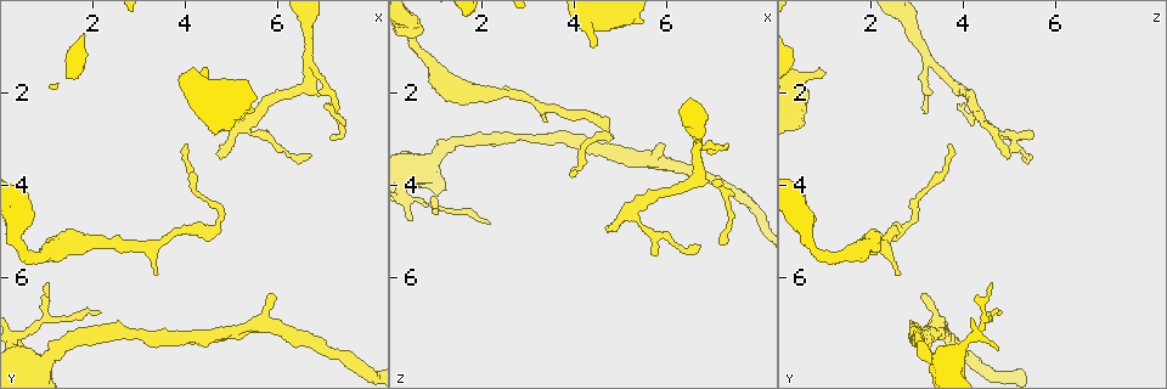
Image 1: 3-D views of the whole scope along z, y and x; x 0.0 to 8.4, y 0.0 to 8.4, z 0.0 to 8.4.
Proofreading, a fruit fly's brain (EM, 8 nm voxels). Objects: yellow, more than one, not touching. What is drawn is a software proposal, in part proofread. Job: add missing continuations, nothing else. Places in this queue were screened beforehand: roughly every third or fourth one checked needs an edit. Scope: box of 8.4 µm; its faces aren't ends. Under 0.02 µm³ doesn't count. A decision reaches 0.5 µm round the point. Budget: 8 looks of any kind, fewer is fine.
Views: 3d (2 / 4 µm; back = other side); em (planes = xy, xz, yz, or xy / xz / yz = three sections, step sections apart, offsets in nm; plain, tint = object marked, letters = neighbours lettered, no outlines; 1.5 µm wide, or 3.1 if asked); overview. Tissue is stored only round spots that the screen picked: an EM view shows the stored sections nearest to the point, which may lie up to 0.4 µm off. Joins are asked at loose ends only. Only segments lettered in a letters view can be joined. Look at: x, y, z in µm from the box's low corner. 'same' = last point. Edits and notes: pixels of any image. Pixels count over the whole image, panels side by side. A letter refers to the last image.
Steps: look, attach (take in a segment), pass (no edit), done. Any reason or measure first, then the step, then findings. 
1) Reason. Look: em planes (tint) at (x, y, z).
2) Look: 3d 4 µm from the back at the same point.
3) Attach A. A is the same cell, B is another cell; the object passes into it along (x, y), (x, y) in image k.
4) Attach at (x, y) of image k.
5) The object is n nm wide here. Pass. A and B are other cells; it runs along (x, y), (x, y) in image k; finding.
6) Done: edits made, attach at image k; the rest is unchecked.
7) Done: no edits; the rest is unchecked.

Thin end. Look: 3d 2 µm at (5.75, 2.80, 5.55).

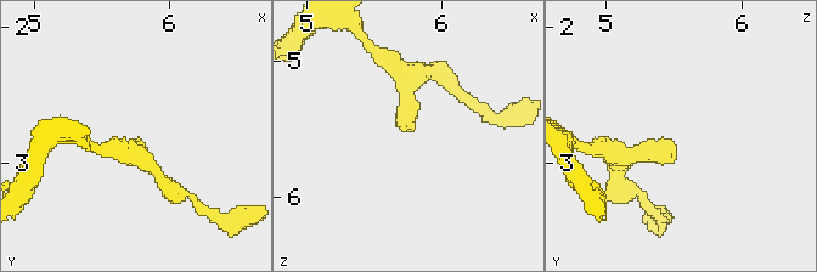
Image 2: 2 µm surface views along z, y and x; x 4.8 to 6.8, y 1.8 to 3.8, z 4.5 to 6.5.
Look: em xy step 8 (tint) at (5.68, 2.86, 5.50).

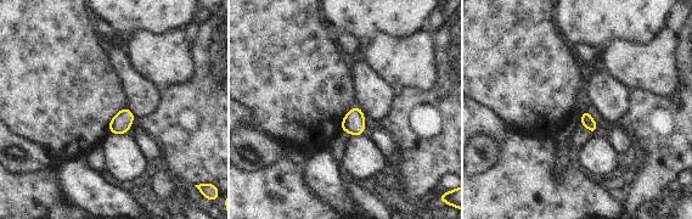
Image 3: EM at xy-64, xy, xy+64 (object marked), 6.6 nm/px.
Cut it another way. Look: em planes (letters) at the same point.

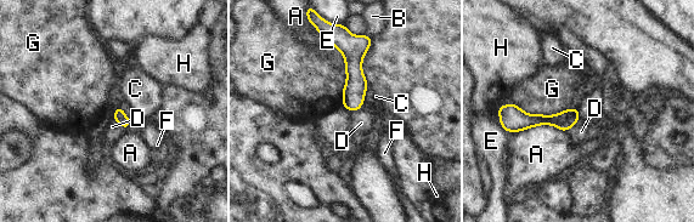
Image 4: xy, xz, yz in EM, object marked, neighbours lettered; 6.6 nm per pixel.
The object is 80 nm wide here; the longest contact is with G, 460 nm. Pass. A, B, C, D, E, F, G and H are other cells; none of them fits.

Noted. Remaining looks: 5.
Thin end. Look: 3d 2 µm at (7.30, 2.40, 3.25).

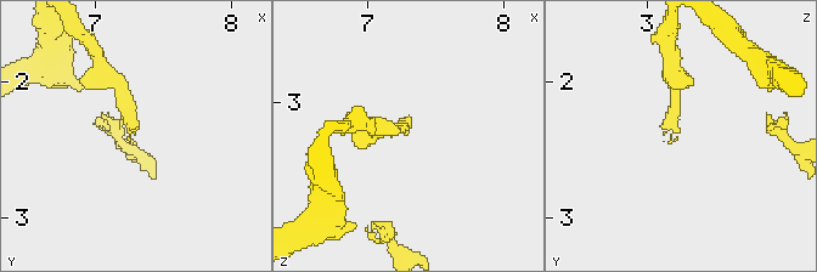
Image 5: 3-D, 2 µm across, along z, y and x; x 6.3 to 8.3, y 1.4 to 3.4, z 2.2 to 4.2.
Shape alone is not enough. Look: em yz step 8 (letters) at (7.26, 2.40, 3.20).

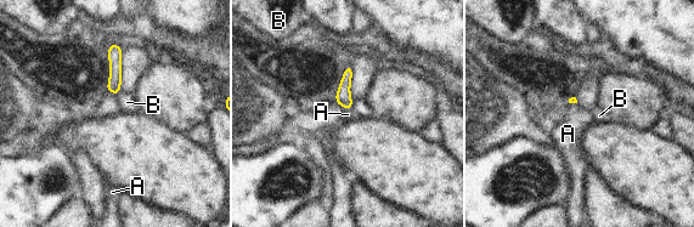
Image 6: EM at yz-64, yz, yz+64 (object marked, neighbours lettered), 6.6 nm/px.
Another direction. Look: em planes (letters) at the same point.

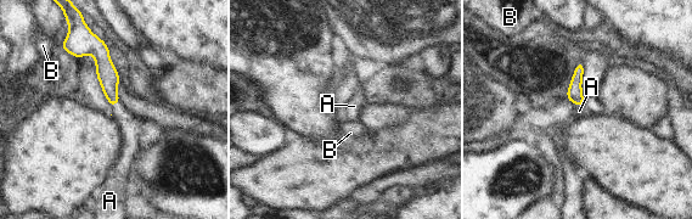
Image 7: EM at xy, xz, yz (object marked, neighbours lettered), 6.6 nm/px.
The object is 100 nm wide here. Attach at (130, 125) of image 7. A is the same cell, B is another cell; the object passes into it along (108, 78), (114, 104), (130, 125) in image 7; the cell continues.

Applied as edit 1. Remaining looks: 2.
Done: edits made, attach at image 7; the rest is unchecked.

